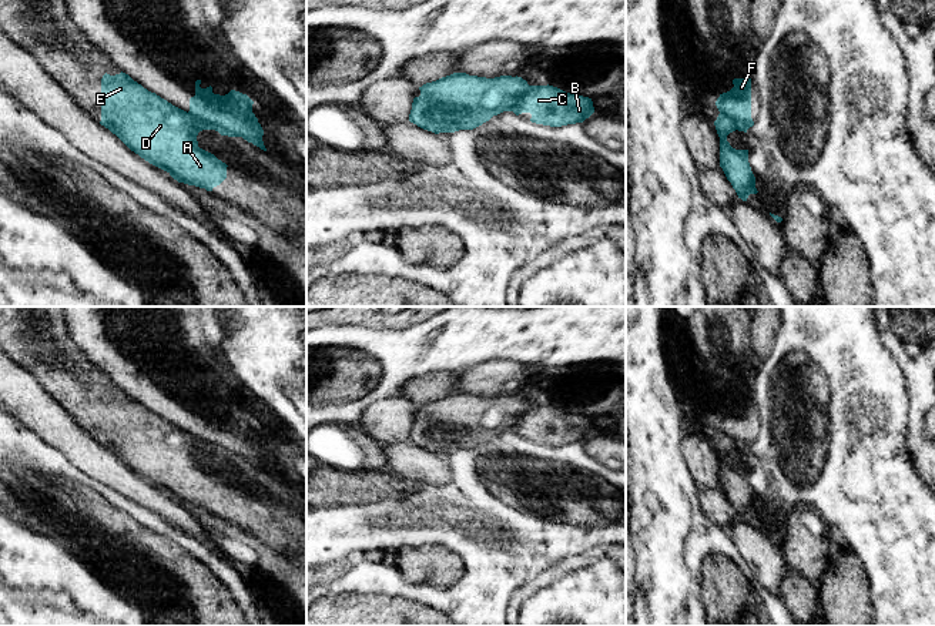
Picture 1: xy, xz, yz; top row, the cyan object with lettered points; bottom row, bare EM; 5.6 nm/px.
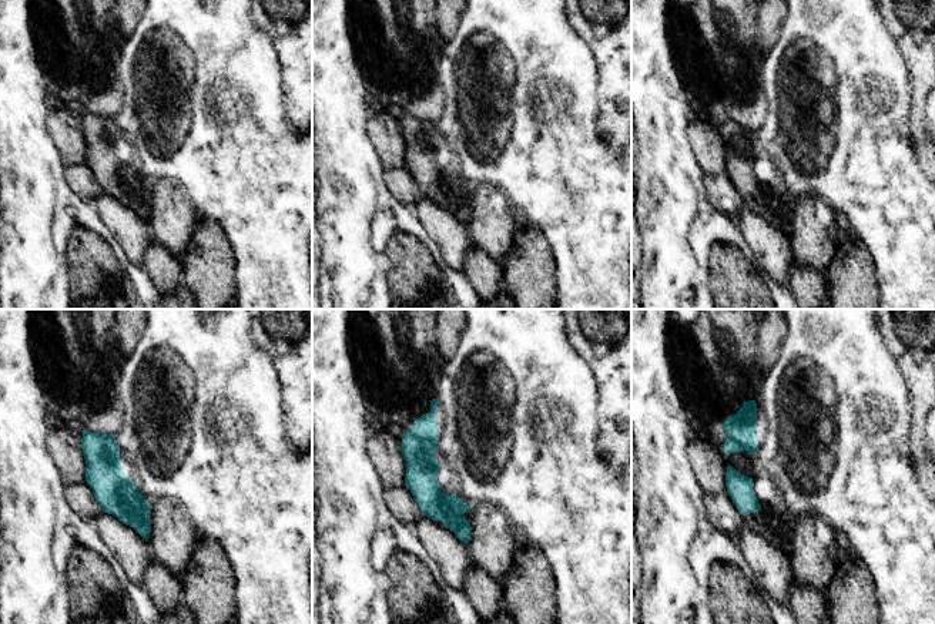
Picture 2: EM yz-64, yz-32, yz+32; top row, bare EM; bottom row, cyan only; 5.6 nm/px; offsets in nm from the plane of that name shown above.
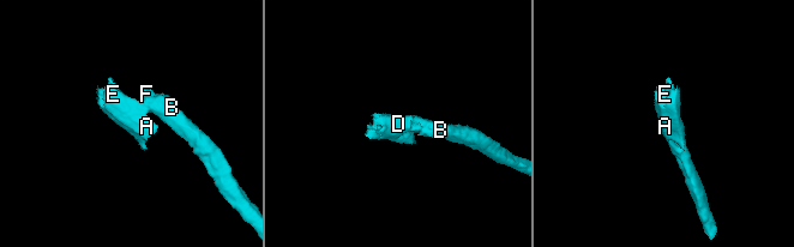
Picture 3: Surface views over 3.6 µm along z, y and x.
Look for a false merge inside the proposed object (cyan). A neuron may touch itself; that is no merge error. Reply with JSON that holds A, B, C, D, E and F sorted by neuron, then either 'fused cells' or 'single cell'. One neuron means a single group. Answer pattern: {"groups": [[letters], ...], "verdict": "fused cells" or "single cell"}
{"groups": [["A", "D", "E"], ["B", "C", "F"]], "verdict": "fused cells"}

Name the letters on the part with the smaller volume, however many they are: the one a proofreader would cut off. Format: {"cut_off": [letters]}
{"cut_off": ["A", "D", "E"]}

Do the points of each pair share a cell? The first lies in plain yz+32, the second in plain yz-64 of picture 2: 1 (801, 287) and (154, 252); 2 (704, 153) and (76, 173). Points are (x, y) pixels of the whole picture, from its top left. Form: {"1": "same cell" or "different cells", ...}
{"1": "same cell", "2": "different cells"}

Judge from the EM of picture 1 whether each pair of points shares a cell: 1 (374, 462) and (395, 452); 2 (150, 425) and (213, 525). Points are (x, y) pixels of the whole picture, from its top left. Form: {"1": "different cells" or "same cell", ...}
{"1": "different cells", "2": "different cells"}

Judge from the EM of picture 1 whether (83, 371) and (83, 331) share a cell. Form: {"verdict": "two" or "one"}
{"verdict": "two"}

